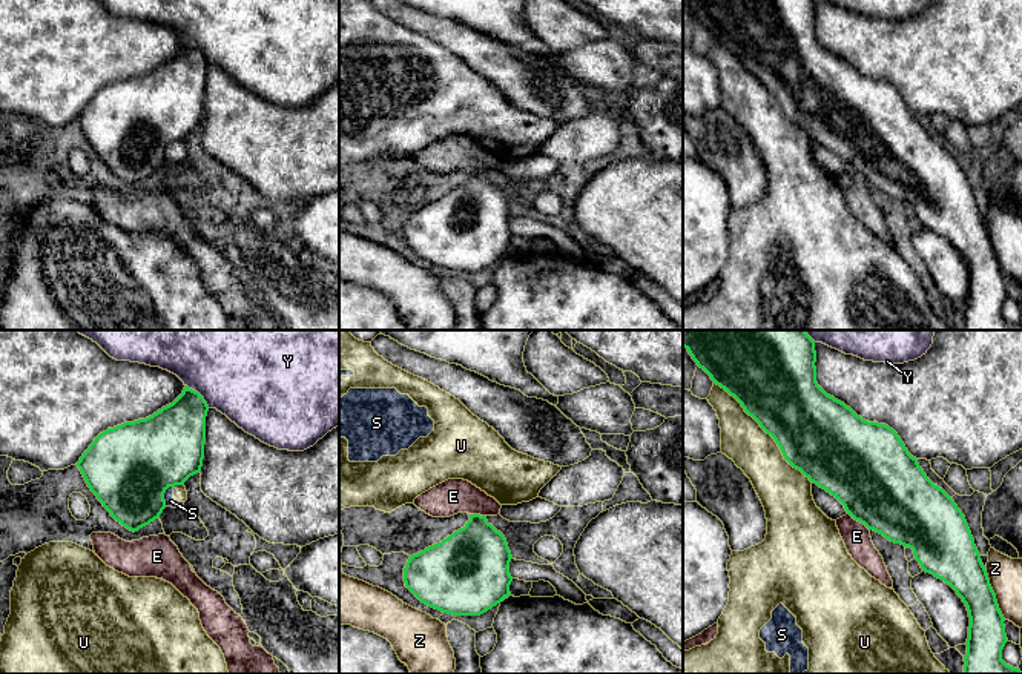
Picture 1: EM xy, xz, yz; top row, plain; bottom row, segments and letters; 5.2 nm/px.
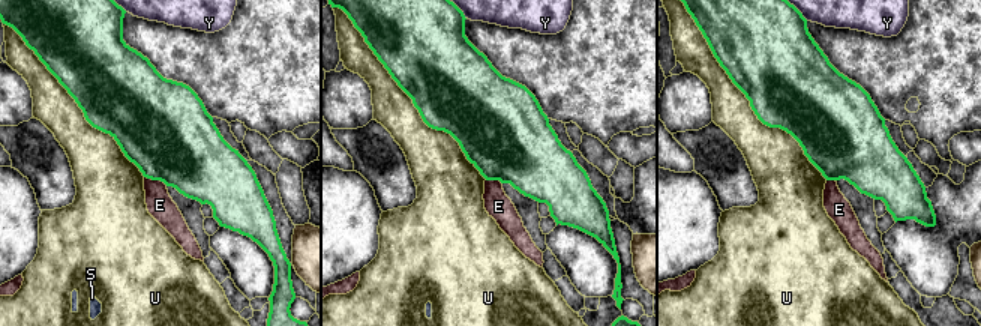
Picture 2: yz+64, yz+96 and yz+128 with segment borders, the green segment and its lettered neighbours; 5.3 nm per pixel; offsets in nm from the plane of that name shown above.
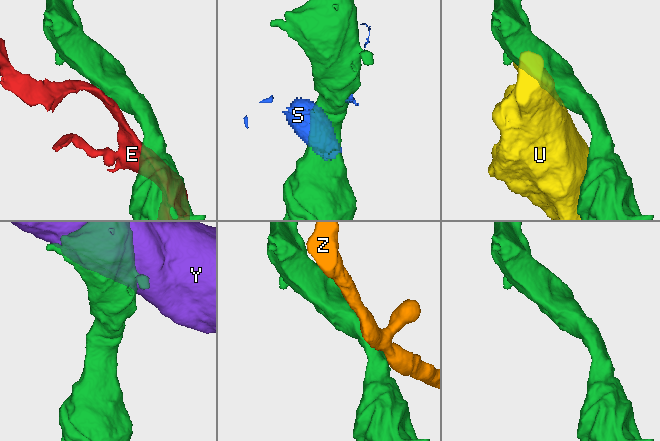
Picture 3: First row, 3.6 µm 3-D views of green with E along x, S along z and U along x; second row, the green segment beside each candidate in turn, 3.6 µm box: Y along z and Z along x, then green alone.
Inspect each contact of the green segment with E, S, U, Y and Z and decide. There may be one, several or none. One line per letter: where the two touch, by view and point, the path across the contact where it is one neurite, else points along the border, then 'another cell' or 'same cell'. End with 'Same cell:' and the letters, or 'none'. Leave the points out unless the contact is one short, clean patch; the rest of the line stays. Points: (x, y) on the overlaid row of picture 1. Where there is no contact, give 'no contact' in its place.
E: contact yz (858, 521); border yz (847, 513), (869, 530); another cell
S: contact xy (163, 495); another cell
U: contact yz (766, 432); another cell
Y: contact xy (200, 395); another cell
Z: contact yz (995, 594); another cell
Same cell: none

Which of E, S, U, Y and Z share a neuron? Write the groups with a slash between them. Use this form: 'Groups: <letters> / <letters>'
Groups: E / S U / Y / Z

